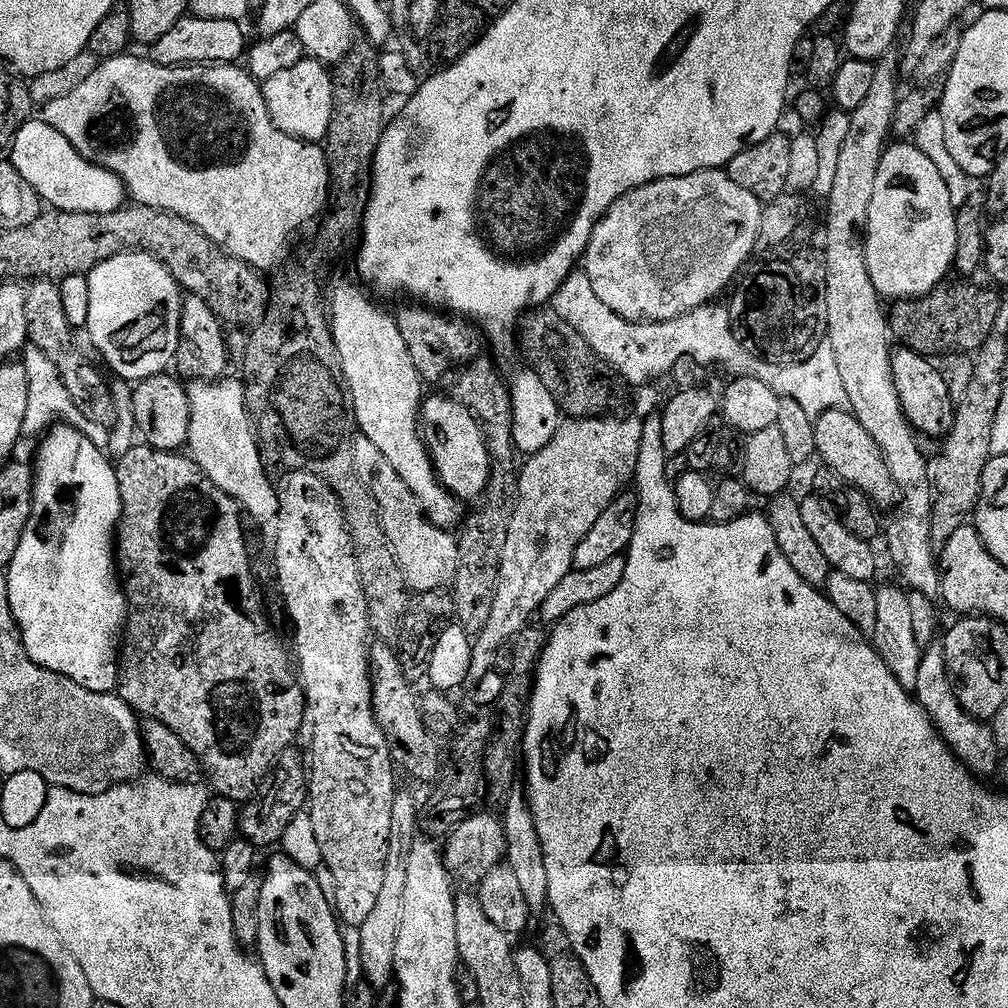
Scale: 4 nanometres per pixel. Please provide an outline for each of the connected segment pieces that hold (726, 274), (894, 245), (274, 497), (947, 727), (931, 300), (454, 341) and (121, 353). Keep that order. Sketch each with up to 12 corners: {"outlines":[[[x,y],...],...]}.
{"outlines":[[[724,170],[618,197],[582,257],[634,323],[713,303],[761,200]],[[912,142],[885,148],[869,269],[953,271],[957,209]],[[239,379],[187,385],[186,448],[258,523],[280,494]],[[943,643],[923,649],[912,692],[946,746],[977,778],[1002,751],[991,723],[962,710]],[[941,283],[895,305],[893,337],[920,356],[975,354],[999,295]],[[428,306],[395,313],[425,385],[481,355],[473,321]],[[161,260],[87,273],[86,333],[131,382],[173,367],[184,296]]]}

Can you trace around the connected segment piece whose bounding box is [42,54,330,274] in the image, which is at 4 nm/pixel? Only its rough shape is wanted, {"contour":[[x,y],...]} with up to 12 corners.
{"contour":[[115,56],[42,119],[261,273],[325,149],[243,67]]}

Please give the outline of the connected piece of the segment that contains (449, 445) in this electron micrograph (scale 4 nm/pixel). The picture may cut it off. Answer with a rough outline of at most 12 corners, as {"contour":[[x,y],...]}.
{"contour":[[456,399],[420,406],[436,477],[461,502],[488,491],[484,429]]}

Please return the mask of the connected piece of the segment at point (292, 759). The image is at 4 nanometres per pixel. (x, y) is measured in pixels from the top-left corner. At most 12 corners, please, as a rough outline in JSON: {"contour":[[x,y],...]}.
{"contour":[[282,750],[240,810],[257,850],[276,848],[305,811],[309,769]]}

